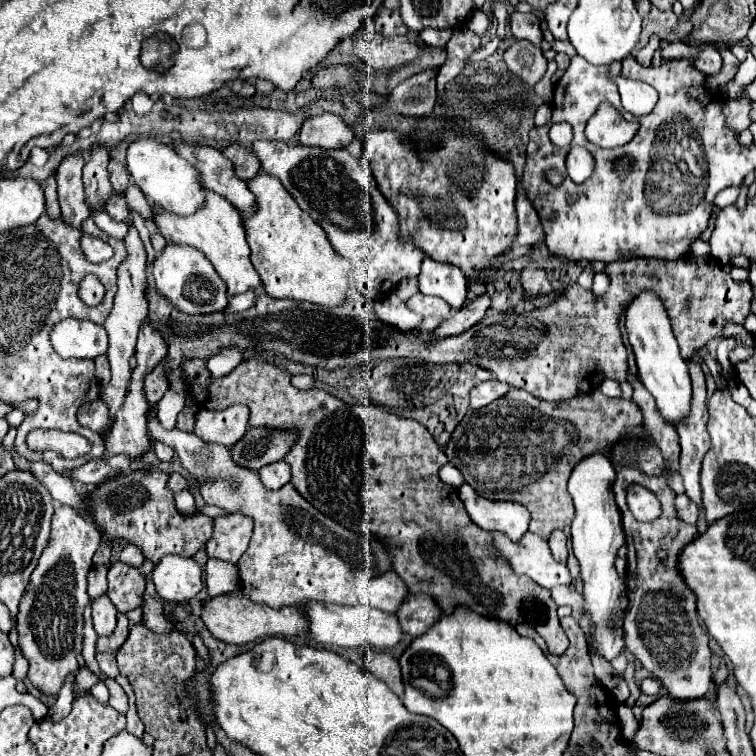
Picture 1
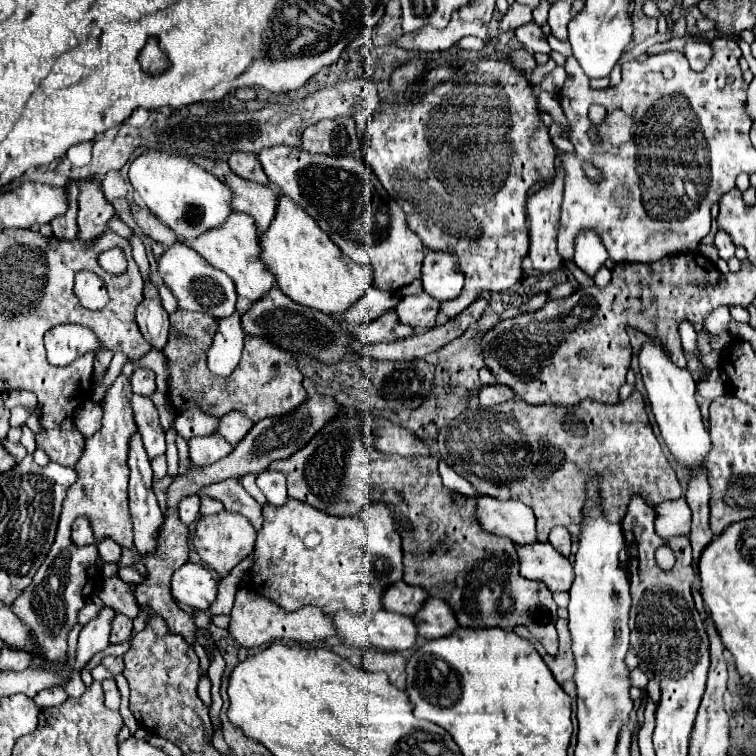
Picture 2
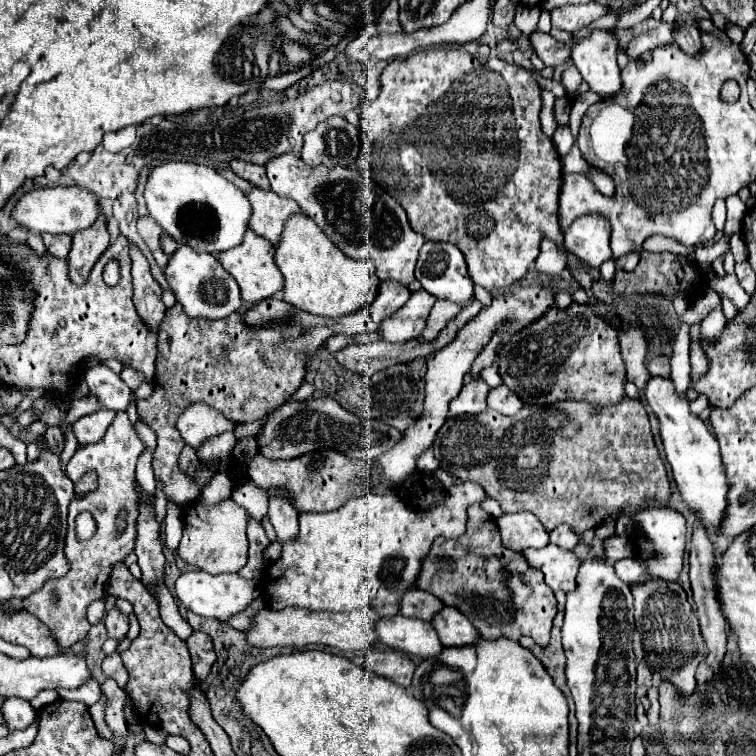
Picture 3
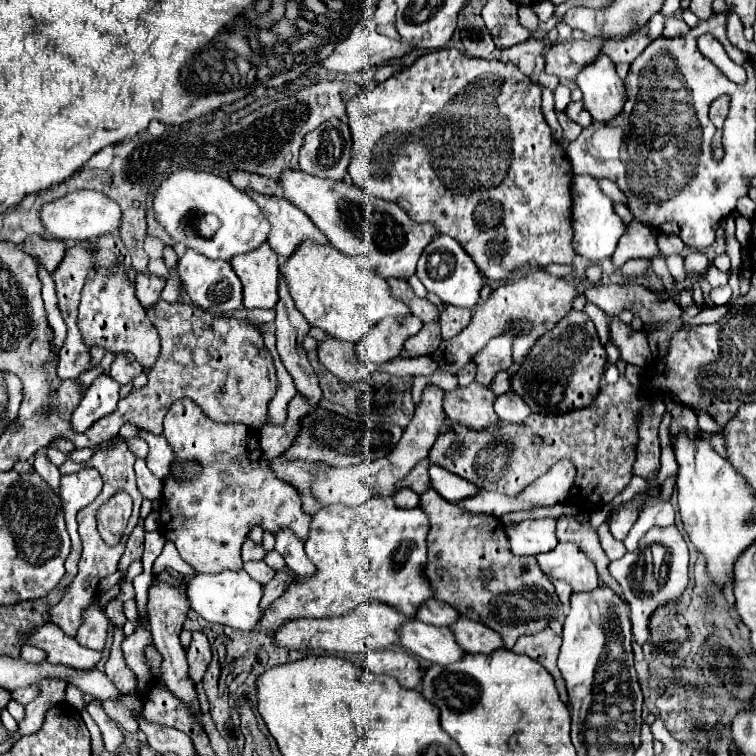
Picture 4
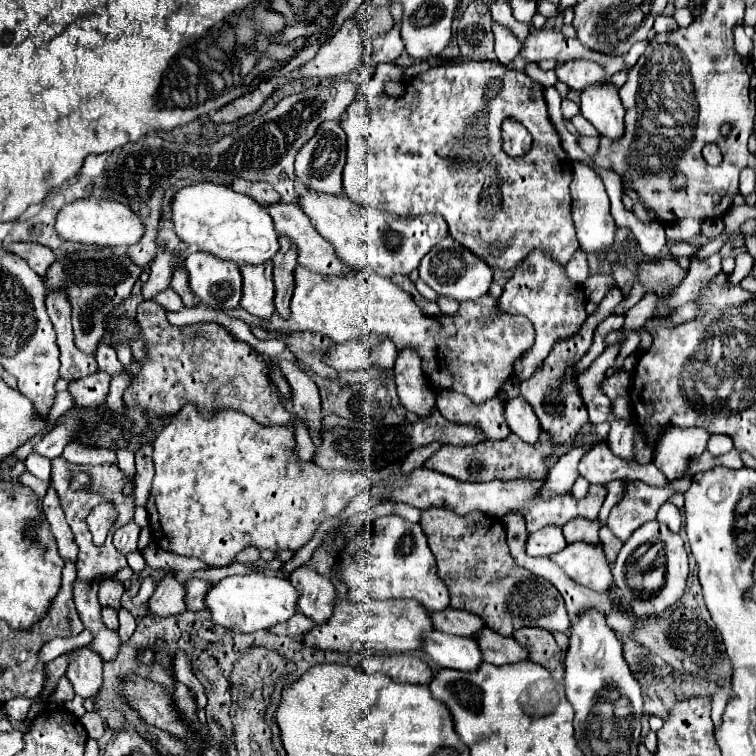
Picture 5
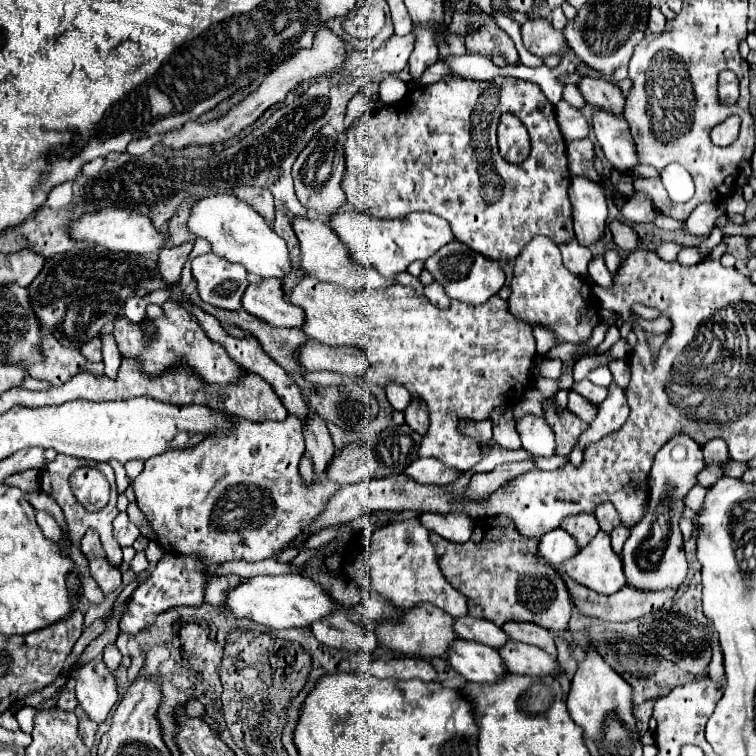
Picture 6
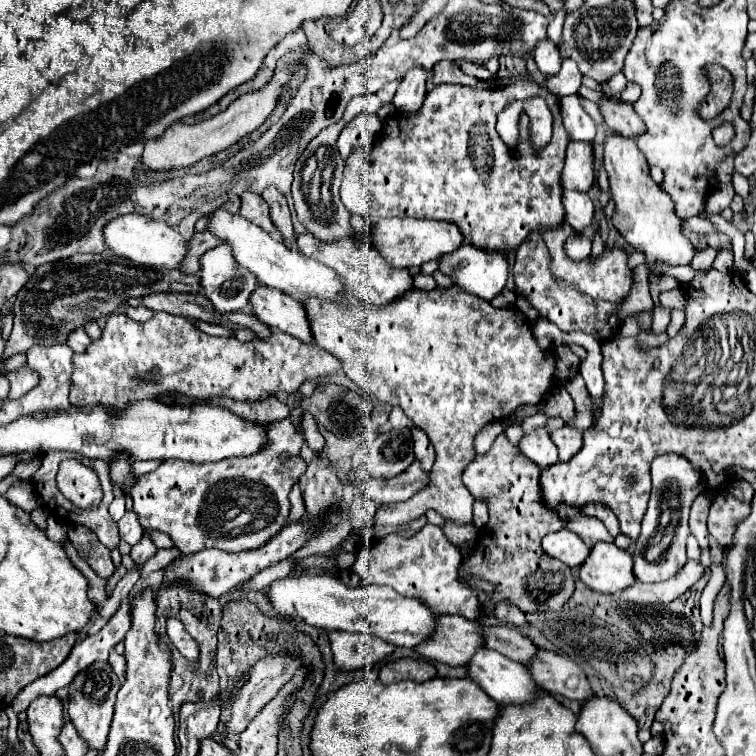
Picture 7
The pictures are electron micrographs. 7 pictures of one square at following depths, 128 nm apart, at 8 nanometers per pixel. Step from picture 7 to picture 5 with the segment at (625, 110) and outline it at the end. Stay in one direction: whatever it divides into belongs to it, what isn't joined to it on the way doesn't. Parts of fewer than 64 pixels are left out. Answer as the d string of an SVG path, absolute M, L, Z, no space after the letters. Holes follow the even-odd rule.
M568 60L566 64L558 66L554 72L560 82L568 84L574 90L582 90L588 84L596 84L596 82L606 80L602 66L592 60Z

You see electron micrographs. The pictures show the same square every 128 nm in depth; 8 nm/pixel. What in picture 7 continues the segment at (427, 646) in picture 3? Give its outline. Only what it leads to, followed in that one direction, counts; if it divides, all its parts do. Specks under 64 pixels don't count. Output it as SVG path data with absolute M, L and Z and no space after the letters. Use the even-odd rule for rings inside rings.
M478 648L476 654L472 656L470 664L468 664L468 676L480 684L480 688L498 704L524 704L528 700L534 700L534 692L536 692L536 684L532 682L528 670L524 664L520 662L512 662L506 656L502 656L496 650L488 650L488 648Z

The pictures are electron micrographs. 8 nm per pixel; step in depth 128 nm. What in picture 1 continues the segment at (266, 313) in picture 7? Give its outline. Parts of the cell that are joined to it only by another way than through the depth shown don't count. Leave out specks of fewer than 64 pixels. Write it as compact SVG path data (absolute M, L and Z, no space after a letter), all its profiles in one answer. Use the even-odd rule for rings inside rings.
M204 190L204 196L204 204L190 216L178 216L174 212L166 212L164 208L152 206L154 224L158 226L160 234L172 244L186 244L200 250L212 262L218 276L226 282L228 294L234 296L246 292L248 288L260 286L260 276L250 262L250 248L242 228L242 214L232 204L228 204L228 200L212 190Z

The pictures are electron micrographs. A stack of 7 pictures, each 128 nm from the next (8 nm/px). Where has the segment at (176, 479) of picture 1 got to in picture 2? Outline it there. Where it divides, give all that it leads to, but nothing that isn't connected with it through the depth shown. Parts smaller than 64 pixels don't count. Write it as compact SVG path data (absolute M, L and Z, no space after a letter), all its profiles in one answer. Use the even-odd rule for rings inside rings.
M228 478L228 480L216 482L216 484L208 484L208 486L198 490L198 496L200 498L210 496L210 498L220 500L228 512L236 512L236 514L246 516L252 522L252 526L256 530L260 530L262 506L240 486L240 482L236 478Z

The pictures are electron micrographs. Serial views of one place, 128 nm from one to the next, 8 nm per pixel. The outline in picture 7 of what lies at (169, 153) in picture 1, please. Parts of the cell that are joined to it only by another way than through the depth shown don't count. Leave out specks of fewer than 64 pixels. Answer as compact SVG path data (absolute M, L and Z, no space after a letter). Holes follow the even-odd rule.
M224 208L214 210L208 216L208 232L212 232L216 238L226 242L232 248L234 260L240 266L248 268L258 278L258 282L264 286L280 288L282 292L290 294L296 300L304 300L308 296L336 300L338 296L346 294L340 278L336 278L336 272L332 272L328 266L320 264L318 260L312 260L312 258L302 256L300 252L288 250L280 240L272 238L268 232L264 232L264 228L256 226L254 222L244 218L240 212L232 214Z

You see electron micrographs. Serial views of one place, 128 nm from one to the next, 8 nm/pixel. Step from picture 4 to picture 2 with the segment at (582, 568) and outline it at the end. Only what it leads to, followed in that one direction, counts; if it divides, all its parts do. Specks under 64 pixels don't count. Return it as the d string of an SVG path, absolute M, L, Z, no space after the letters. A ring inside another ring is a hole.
M532 542L518 546L520 574L530 580L544 582L550 592L570 590L574 580L574 570L568 558L560 556L550 542Z

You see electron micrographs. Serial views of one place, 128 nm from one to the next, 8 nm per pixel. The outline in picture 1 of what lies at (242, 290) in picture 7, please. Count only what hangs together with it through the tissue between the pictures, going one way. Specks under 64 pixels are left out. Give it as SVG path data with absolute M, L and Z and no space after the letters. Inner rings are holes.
M170 244L164 252L154 260L152 274L156 280L156 290L166 296L180 312L186 314L210 314L220 312L228 306L226 284L214 270L214 266L206 260L206 256L192 246L176 246Z

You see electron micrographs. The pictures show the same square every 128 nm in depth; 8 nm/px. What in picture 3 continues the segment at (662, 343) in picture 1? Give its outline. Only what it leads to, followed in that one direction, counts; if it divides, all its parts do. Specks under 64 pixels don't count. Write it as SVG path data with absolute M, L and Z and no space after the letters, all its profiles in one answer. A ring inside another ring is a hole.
M652 376L646 384L646 400L648 406L654 410L660 422L660 436L664 442L666 458L672 466L674 480L682 492L682 498L692 508L692 512L702 520L702 524L718 526L724 518L726 508L726 492L728 482L724 476L724 466L720 460L720 450L714 434L706 428L706 424L690 410L688 396L678 396L674 382L670 378Z

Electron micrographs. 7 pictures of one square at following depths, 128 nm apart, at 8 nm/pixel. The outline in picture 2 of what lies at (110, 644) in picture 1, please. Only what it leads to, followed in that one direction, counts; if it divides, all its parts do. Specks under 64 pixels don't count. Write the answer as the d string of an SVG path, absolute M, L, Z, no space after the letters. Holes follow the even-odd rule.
M116 614L114 622L112 622L112 636L110 636L110 644L120 644L124 642L128 636L132 634L132 620L124 614Z

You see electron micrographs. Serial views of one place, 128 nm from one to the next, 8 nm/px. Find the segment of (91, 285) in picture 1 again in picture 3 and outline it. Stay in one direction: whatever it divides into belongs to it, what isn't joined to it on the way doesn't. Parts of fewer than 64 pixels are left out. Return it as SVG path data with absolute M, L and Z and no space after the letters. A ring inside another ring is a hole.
M102 214L90 228L74 234L72 250L68 254L70 278L74 284L82 286L88 282L92 266L96 264L100 254L108 248L108 244L110 244L110 234L106 230L106 218Z

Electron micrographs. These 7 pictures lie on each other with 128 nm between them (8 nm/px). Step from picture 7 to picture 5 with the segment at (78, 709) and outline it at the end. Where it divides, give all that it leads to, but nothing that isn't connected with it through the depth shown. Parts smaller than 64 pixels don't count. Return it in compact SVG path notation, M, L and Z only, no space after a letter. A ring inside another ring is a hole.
M88 646L74 648L70 652L70 664L66 668L66 678L72 682L78 696L96 696L102 684L102 658Z

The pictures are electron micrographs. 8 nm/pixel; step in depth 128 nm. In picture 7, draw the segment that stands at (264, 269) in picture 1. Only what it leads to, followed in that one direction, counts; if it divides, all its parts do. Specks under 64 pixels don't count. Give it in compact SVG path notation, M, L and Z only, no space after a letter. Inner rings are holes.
M450 286L448 290L436 288L432 292L410 290L386 306L366 304L354 296L334 302L322 302L322 298L312 296L302 304L310 320L312 336L316 336L316 346L340 358L344 374L358 386L362 386L368 394L374 394L378 400L390 406L400 406L414 424L428 432L436 448L432 484L424 488L424 492L418 492L412 500L394 504L394 508L398 508L398 526L418 520L430 508L434 508L444 518L452 518L456 522L472 522L474 496L464 488L462 472L476 458L474 438L482 426L490 424L492 420L504 420L522 404L536 404L550 390L554 382L554 356L548 356L546 352L554 352L558 346L571 342L584 346L588 350L588 358L580 362L580 374L594 400L594 410L598 408L600 396L604 394L600 340L580 331L562 332L554 322L546 318L538 318L530 326L530 320L524 320L524 314L520 310L516 324L514 308L494 308L486 300L464 296L464 292L460 292L460 288L456 286Z

